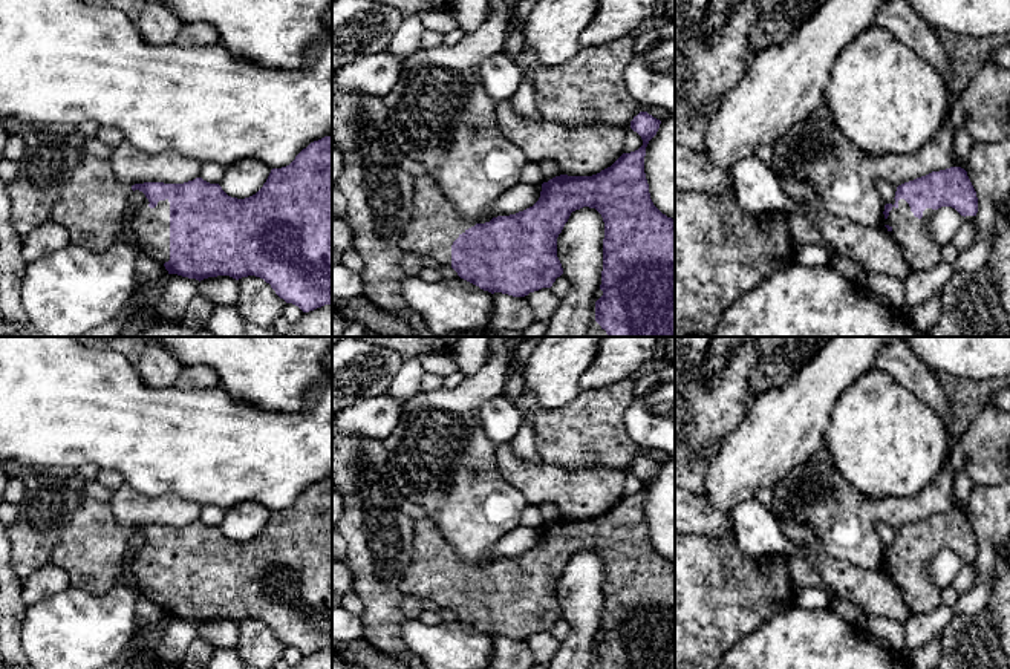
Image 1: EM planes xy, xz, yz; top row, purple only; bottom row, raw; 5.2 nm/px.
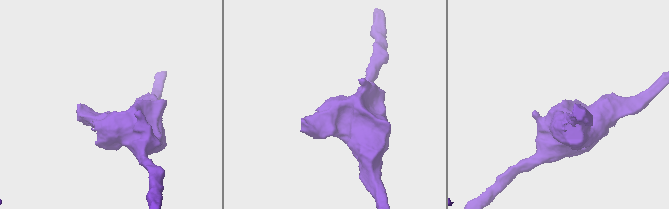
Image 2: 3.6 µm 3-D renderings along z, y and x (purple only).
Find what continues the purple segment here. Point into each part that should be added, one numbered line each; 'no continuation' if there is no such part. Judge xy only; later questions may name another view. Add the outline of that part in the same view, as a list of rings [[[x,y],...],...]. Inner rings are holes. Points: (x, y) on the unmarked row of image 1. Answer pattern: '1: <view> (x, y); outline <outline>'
1: xy (152, 568); outline [[[144,543],[136,554],[132,569],[138,582],[138,588],[145,592],[147,599],[164,608],[170,603],[170,545],[159,543],[155,551]]]

